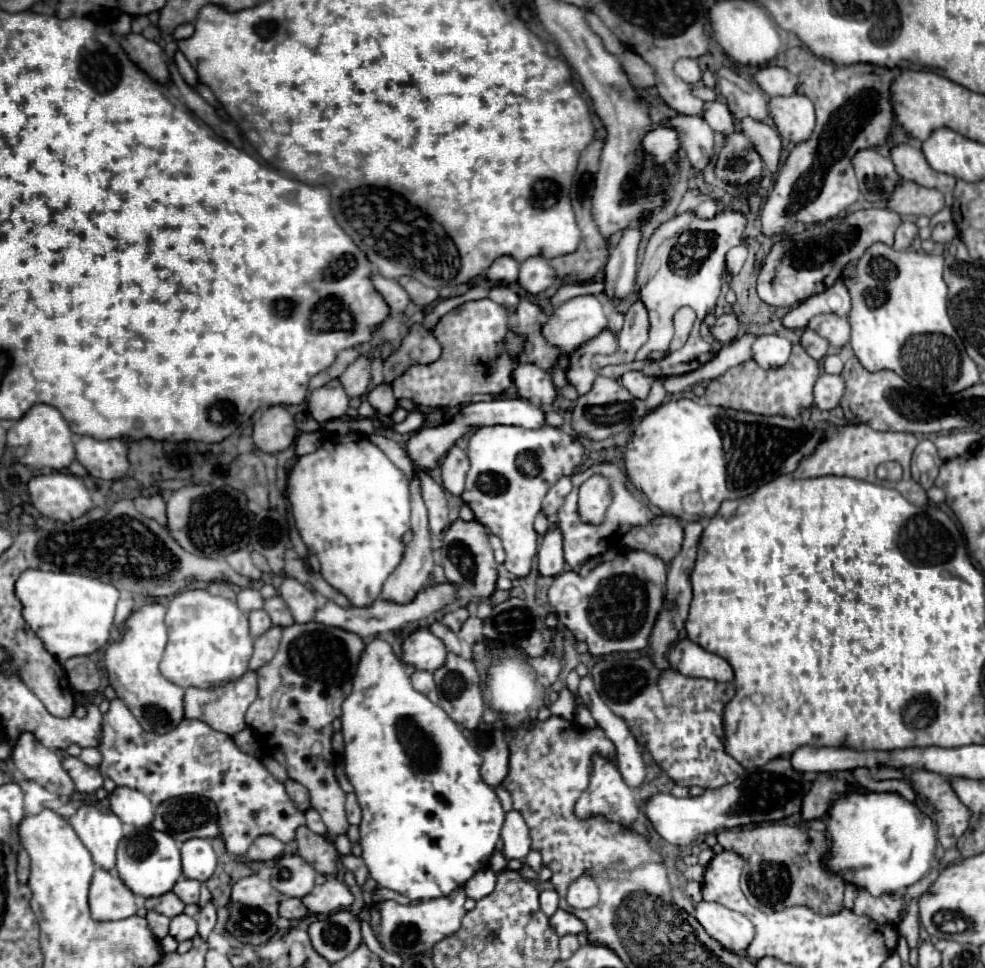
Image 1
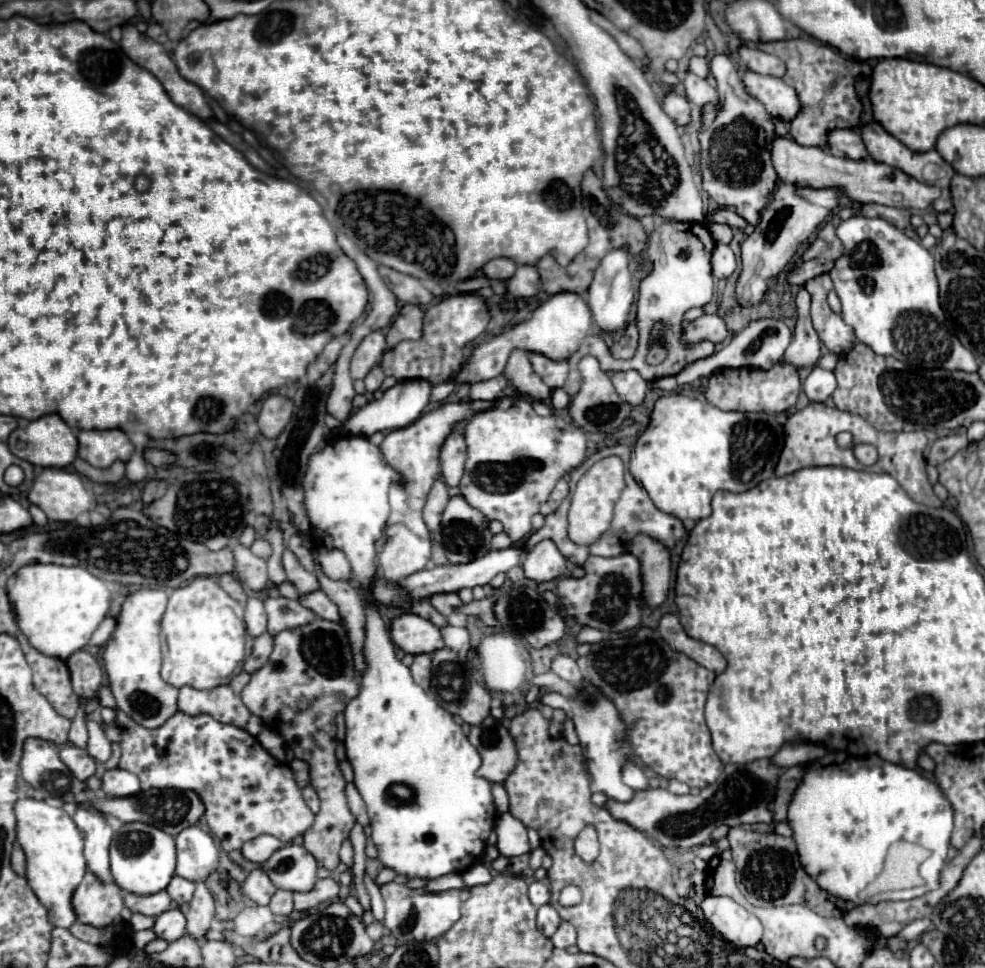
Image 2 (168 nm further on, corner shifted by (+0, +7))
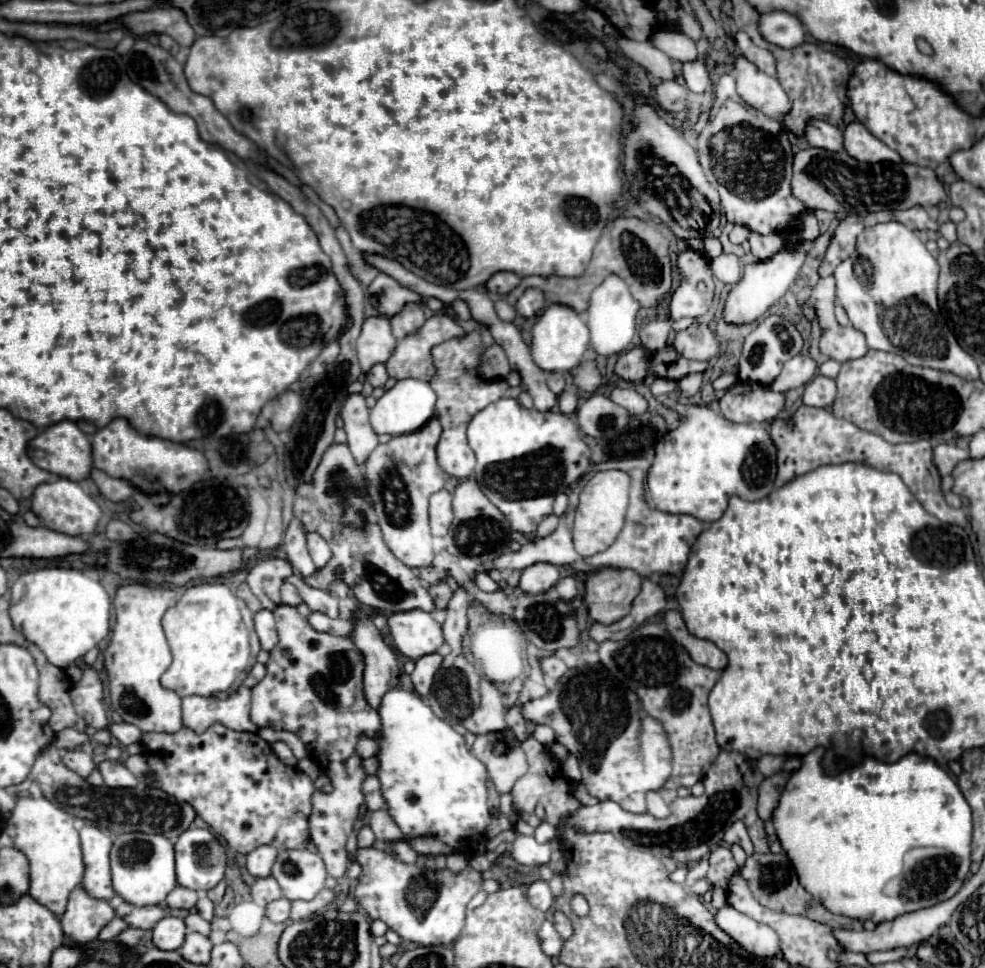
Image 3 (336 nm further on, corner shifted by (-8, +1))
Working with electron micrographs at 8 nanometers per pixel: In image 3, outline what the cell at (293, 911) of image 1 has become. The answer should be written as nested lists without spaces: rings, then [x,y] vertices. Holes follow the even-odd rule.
[[[276,899],[266,905],[266,917],[274,923],[286,923],[290,917],[290,901],[288,899]]]

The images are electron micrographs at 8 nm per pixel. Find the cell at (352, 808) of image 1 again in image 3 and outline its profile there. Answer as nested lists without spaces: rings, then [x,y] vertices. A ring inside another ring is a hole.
[[[372,811],[368,823],[378,841],[384,841],[384,843],[404,841],[404,833],[400,831],[400,827],[396,827],[396,823],[392,823],[392,817],[386,811]]]

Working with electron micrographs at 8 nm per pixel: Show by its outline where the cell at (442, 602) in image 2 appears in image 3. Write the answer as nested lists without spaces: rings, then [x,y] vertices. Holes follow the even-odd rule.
[[[438,581],[438,583],[430,585],[428,591],[430,591],[430,595],[432,595],[434,603],[436,603],[436,609],[446,609],[446,605],[448,605],[448,601],[452,597],[452,589],[444,581]]]

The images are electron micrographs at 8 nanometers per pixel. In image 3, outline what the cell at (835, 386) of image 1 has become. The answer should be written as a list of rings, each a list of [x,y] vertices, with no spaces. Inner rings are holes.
[[[816,375],[804,389],[802,403],[810,407],[830,407],[836,397],[836,381],[824,375]]]

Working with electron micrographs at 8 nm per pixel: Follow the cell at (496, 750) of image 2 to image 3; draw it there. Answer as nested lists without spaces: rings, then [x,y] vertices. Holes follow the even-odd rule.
[[[510,729],[478,735],[472,753],[486,765],[498,793],[510,793],[514,783],[528,771],[526,755]]]

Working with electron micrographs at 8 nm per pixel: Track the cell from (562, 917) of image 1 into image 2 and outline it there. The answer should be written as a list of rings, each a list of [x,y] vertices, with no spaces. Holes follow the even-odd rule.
[[[542,905],[538,909],[538,919],[536,921],[538,921],[538,927],[542,929],[542,933],[546,937],[552,937],[556,933],[556,929],[560,927],[560,923],[562,923],[558,911],[552,905]]]

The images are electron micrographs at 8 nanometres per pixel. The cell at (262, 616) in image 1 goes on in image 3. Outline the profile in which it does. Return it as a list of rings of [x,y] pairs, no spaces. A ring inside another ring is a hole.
[[[262,609],[254,615],[254,625],[256,625],[256,633],[260,637],[260,645],[264,651],[272,651],[278,643],[278,635],[276,635],[276,621],[272,611]]]

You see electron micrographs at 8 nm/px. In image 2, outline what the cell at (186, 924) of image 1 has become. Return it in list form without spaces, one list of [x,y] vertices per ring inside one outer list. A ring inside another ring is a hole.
[[[170,909],[170,911],[164,911],[162,915],[156,917],[156,925],[154,925],[154,933],[172,943],[180,937],[186,935],[186,917],[180,909]]]

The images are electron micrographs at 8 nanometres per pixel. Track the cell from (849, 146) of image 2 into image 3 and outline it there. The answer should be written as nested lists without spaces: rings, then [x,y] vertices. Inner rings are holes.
[[[812,119],[804,129],[804,139],[812,147],[822,147],[828,151],[844,151],[842,147],[842,131],[836,125],[824,123],[820,119]]]

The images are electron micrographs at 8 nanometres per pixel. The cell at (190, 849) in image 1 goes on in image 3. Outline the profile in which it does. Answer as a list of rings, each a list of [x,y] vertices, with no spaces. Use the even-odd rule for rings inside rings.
[[[192,827],[192,829],[184,831],[174,843],[174,853],[176,853],[176,879],[178,879],[178,885],[194,889],[194,891],[208,891],[224,879],[226,851],[208,829]]]

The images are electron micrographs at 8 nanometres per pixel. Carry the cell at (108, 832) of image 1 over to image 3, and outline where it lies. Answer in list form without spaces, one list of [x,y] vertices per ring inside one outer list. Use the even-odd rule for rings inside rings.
[[[86,823],[80,831],[80,845],[84,857],[84,879],[82,887],[94,899],[112,899],[112,879],[110,879],[110,861],[108,853],[112,847],[112,839],[100,827]]]

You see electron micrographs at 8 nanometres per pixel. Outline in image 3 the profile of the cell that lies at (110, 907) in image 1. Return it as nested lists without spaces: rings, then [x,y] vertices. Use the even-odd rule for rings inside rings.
[[[76,887],[68,899],[68,907],[60,917],[64,939],[68,943],[86,945],[96,941],[100,929],[114,919],[114,909],[102,899],[90,897],[82,887]]]

